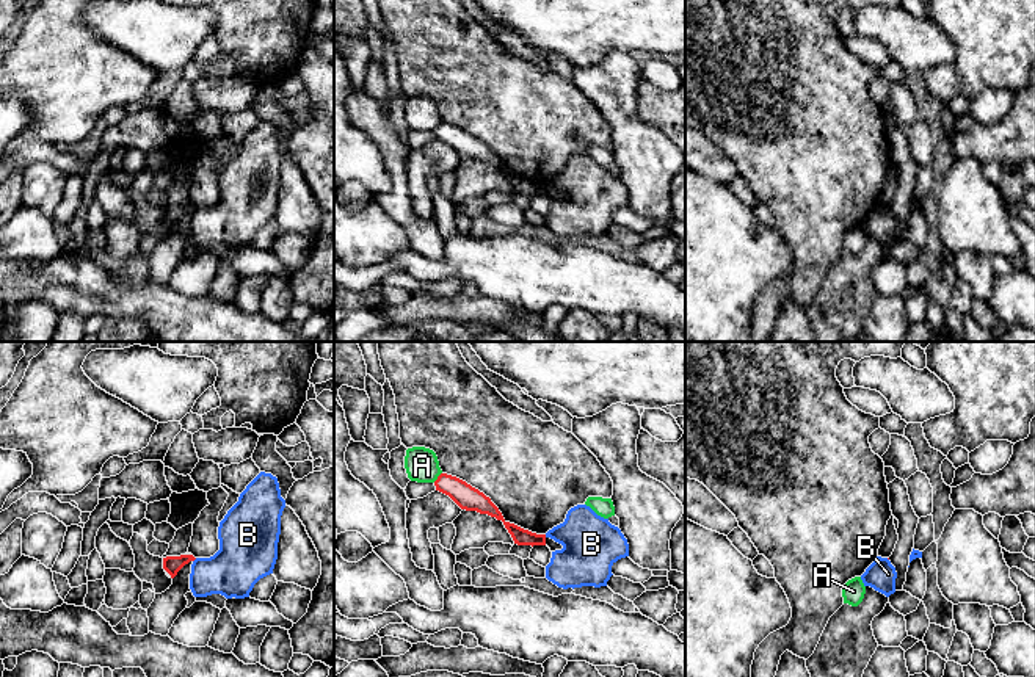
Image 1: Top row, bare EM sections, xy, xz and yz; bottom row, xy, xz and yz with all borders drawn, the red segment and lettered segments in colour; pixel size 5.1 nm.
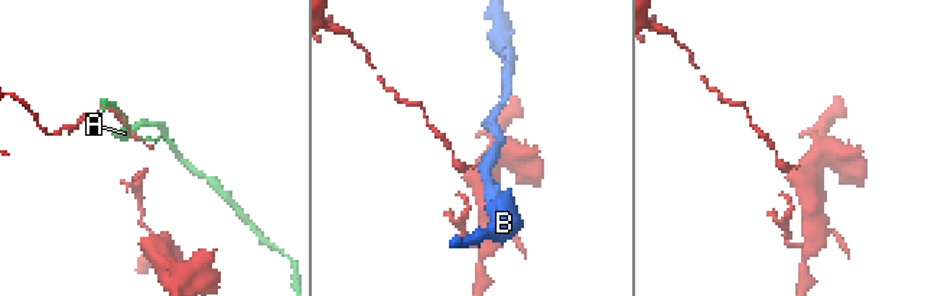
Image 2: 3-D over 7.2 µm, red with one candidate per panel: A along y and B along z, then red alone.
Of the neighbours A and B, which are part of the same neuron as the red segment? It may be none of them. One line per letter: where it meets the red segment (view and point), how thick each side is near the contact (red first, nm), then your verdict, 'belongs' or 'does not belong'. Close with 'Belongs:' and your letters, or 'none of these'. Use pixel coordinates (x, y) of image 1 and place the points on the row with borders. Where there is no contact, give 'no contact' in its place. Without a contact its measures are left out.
A: contact xz (438, 477); calibres 120 and 170 nm; does not belong
B: no contact; does not belong
Belongs: none of these

